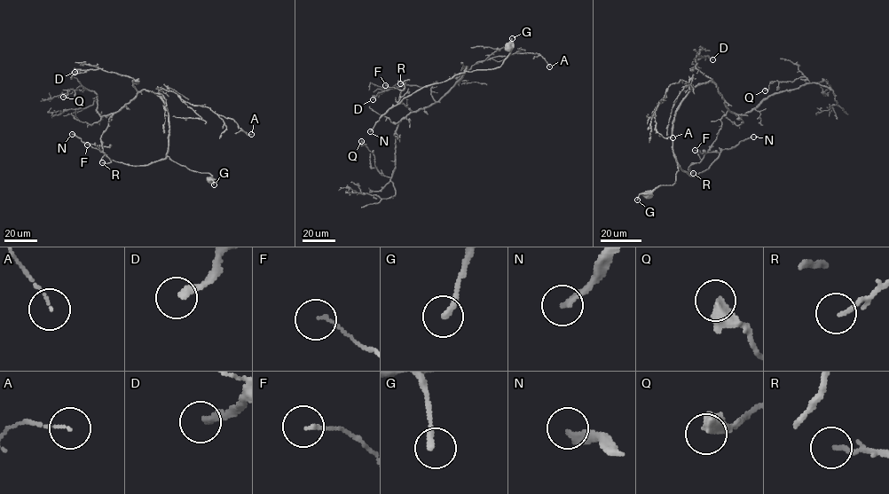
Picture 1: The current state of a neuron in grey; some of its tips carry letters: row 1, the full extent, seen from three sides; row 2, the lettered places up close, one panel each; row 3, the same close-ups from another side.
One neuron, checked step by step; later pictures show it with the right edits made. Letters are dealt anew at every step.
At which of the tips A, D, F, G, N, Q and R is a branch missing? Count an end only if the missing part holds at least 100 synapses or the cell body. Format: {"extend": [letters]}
{"extend": ["D", "N"]}

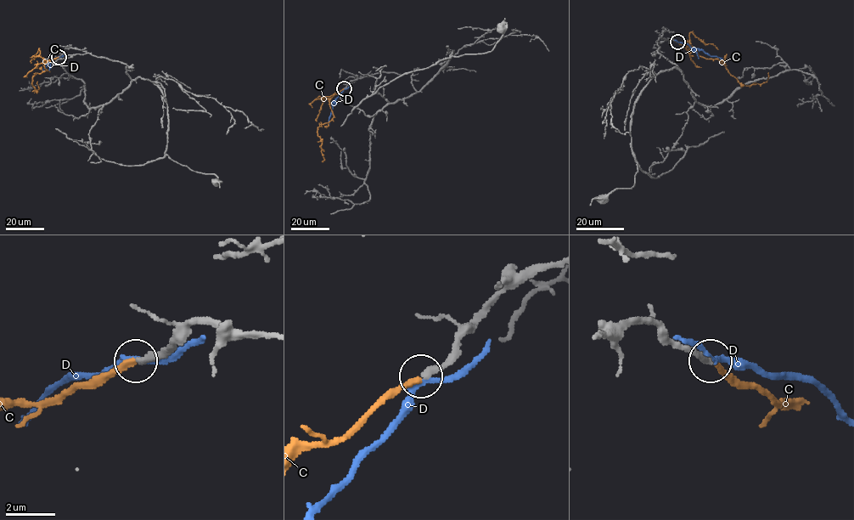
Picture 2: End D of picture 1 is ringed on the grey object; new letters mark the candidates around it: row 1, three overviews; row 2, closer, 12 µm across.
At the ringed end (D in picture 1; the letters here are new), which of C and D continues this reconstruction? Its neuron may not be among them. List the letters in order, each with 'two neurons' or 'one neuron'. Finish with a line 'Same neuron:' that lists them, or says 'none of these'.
C: one neuron
D: two neurons
Same neuron: C

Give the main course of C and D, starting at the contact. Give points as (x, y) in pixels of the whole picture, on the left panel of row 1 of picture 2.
C: (58, 57), (44, 60), (45, 68), (48, 70), (35, 74), (32, 85), (36, 92), (39, 89), (37, 81)
D: (58, 57), (48, 62), (43, 70)

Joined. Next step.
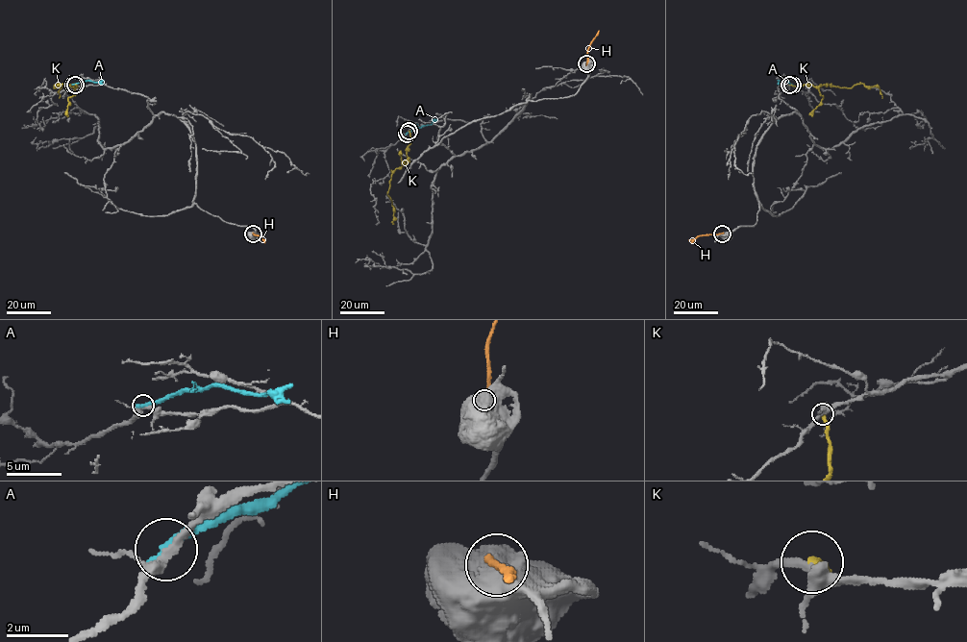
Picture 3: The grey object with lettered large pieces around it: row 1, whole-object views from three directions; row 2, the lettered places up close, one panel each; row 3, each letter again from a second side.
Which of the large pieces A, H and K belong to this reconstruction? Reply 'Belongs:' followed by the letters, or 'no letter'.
Belongs: no letter

